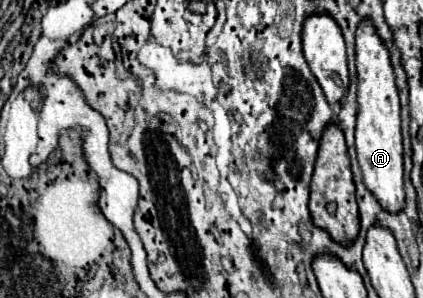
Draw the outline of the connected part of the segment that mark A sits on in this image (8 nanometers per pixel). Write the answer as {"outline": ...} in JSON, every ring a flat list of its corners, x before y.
{"outline":[[364,20,356,30,356,68,358,68,358,122,356,154,364,186,376,196,380,206,390,214,404,210,406,192,402,180,402,136,400,136,400,100,384,42,376,36,374,26]]}

